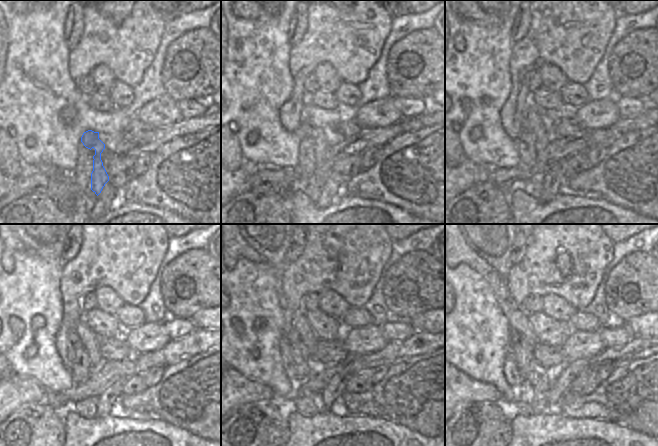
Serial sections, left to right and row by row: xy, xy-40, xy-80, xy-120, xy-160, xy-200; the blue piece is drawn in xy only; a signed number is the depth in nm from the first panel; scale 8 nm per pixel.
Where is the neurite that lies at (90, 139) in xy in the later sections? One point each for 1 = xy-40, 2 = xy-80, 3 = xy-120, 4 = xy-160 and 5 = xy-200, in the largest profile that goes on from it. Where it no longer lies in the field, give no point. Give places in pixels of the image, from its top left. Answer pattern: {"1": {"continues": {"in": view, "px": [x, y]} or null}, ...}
{"1": {"continues": {"in": "xy-40", "px": [323, 169]}}, "2": {"continues": {"in": "xy-80", "px": [532, 115]}}, "3": {"continues": {"in": "xy-120", "px": [90, 341]}}, "4": {"continues": {"in": "xy-160", "px": [295, 325]}}, "5": {"continues": {"in": "xy-200", "px": [516, 316]}}}

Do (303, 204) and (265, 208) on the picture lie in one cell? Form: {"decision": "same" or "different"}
{"decision": "different"}

